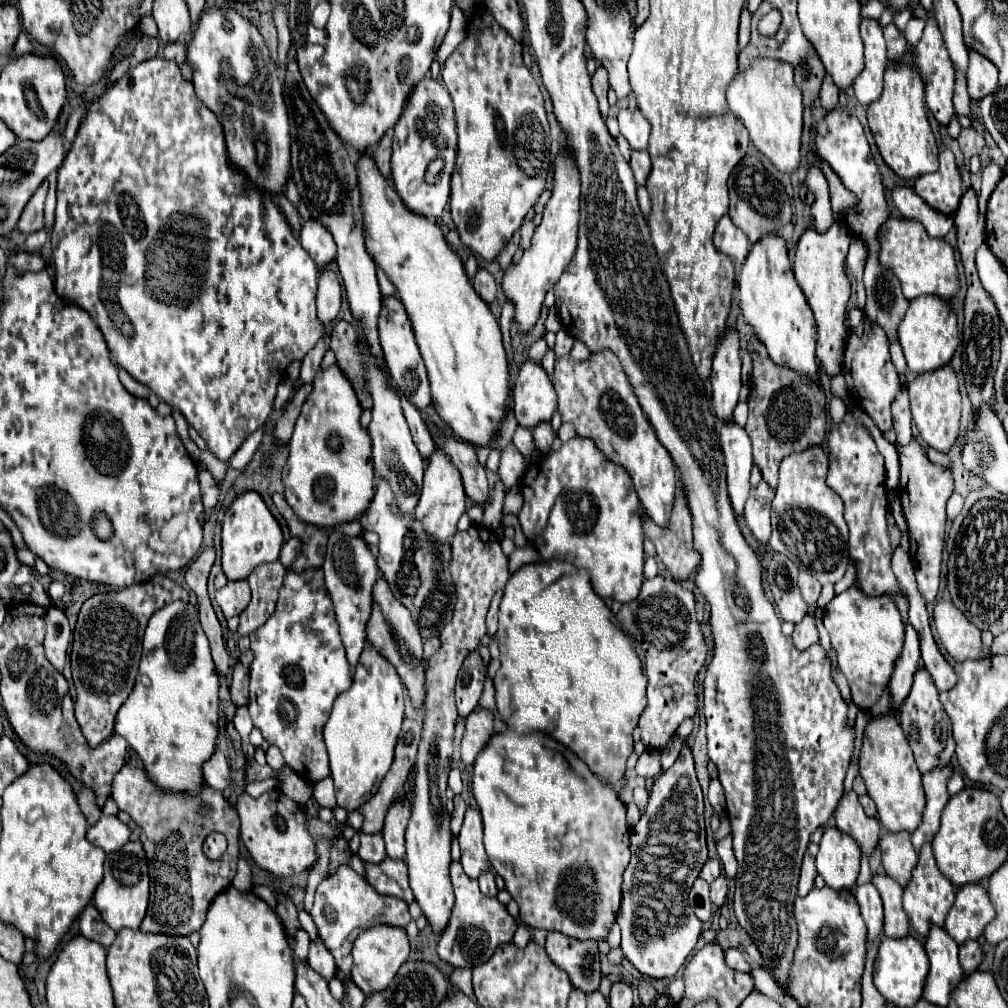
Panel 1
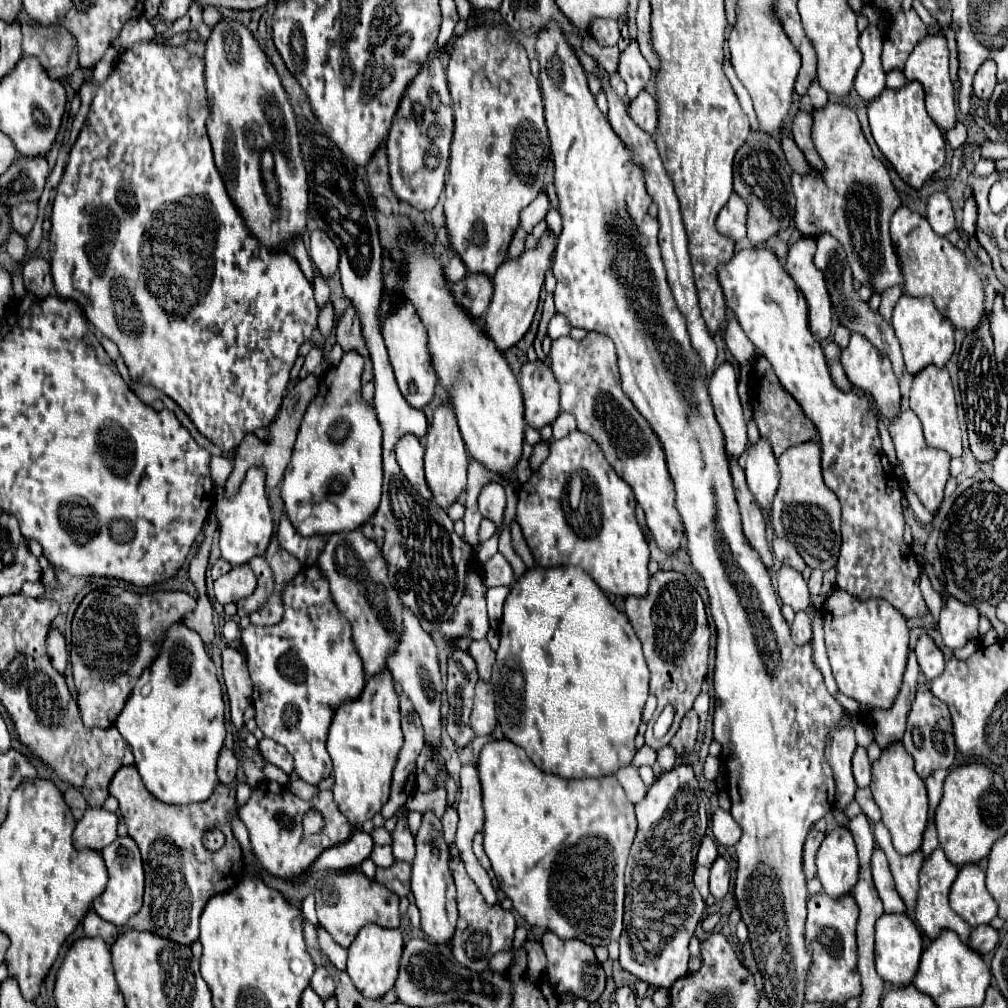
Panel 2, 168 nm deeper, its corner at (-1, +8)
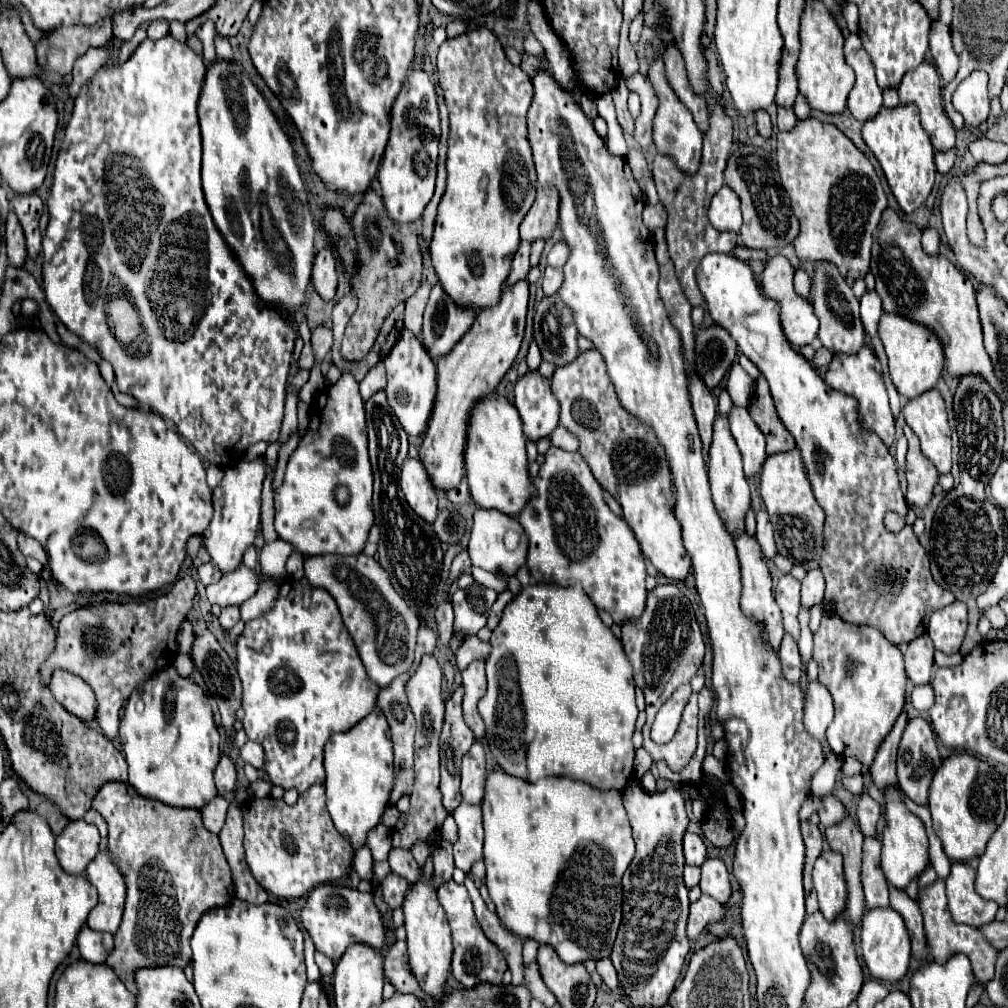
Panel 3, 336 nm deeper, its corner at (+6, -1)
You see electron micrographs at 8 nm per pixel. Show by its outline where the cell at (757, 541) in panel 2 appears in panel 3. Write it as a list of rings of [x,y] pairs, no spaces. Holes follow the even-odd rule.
[[[746,530],[738,534],[736,538],[736,548],[738,548],[738,558],[740,558],[740,568],[742,568],[742,584],[744,584],[744,590],[742,590],[742,600],[740,600],[740,606],[742,606],[742,612],[752,616],[756,622],[764,624],[764,630],[768,632],[768,638],[766,642],[774,648],[780,646],[780,640],[784,636],[784,628],[782,628],[782,616],[780,616],[780,608],[774,600],[774,590],[772,590],[772,574],[770,574],[770,568],[768,564],[764,562],[762,558],[762,550],[760,550],[760,544],[756,542],[756,536],[750,536]]]

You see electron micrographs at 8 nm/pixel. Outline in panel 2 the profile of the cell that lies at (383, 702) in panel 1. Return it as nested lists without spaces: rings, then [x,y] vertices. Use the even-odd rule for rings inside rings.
[[[383,671],[379,677],[367,681],[359,699],[343,703],[331,721],[327,751],[333,759],[333,795],[339,811],[349,819],[353,829],[361,829],[363,821],[373,819],[389,797],[391,773],[397,753],[403,745],[403,731],[399,723],[399,699],[393,687],[393,677]]]

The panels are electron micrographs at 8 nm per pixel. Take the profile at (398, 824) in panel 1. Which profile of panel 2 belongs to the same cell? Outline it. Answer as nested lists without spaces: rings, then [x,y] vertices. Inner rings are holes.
[[[399,819],[395,831],[393,831],[393,855],[397,861],[411,863],[415,857],[415,839],[411,831],[407,829],[407,819]]]

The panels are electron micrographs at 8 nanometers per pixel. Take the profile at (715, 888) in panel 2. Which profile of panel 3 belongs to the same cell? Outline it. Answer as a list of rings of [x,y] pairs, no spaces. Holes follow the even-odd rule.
[[[708,858],[702,864],[700,888],[702,888],[702,894],[718,900],[720,904],[724,904],[730,898],[730,894],[732,894],[730,876],[728,876],[728,870],[726,870],[726,866],[724,866],[722,860]]]

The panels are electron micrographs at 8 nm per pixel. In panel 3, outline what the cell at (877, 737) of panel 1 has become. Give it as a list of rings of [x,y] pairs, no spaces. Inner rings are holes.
[[[896,784],[896,790],[884,790],[884,808],[882,808],[882,814],[886,818],[884,820],[884,830],[882,830],[882,856],[884,856],[882,870],[884,870],[886,880],[892,886],[906,888],[908,882],[914,876],[922,874],[924,868],[926,868],[926,864],[930,862],[930,858],[928,858],[926,830],[924,830],[922,820],[906,808],[904,792],[898,788],[898,784]]]

